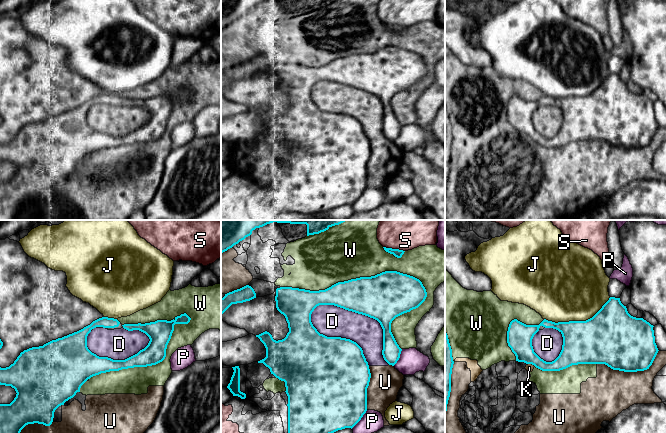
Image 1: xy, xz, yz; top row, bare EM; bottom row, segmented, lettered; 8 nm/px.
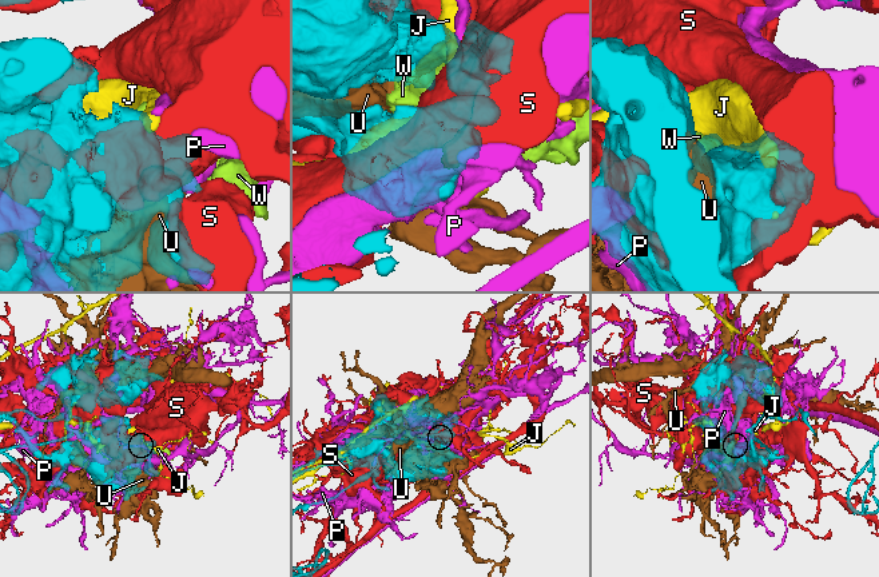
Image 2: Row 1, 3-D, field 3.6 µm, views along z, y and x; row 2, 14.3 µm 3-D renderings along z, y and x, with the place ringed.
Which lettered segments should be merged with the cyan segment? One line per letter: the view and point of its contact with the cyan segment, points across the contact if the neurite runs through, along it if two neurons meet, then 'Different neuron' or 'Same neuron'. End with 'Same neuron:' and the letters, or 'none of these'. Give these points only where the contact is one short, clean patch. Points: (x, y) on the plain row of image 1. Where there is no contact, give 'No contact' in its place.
D: Touches cyan at xz (367, 91). Different neuron
J: Touches cyan at yz (577, 97). Different neuron
K: Touches cyan at yz (532, 140). Different neuron
P: Touches cyan at xz (360, 195). Different neuron
S: Touches cyan at xz (394, 25). Different neuron
U: Touches cyan at yz (631, 147). Different neuron
W: Touches cyan at xz (358, 54). Different neuron
Same neuron: none of these

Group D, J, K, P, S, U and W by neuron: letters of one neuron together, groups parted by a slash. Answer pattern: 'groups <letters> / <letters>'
groups D K U W / J / P / S

